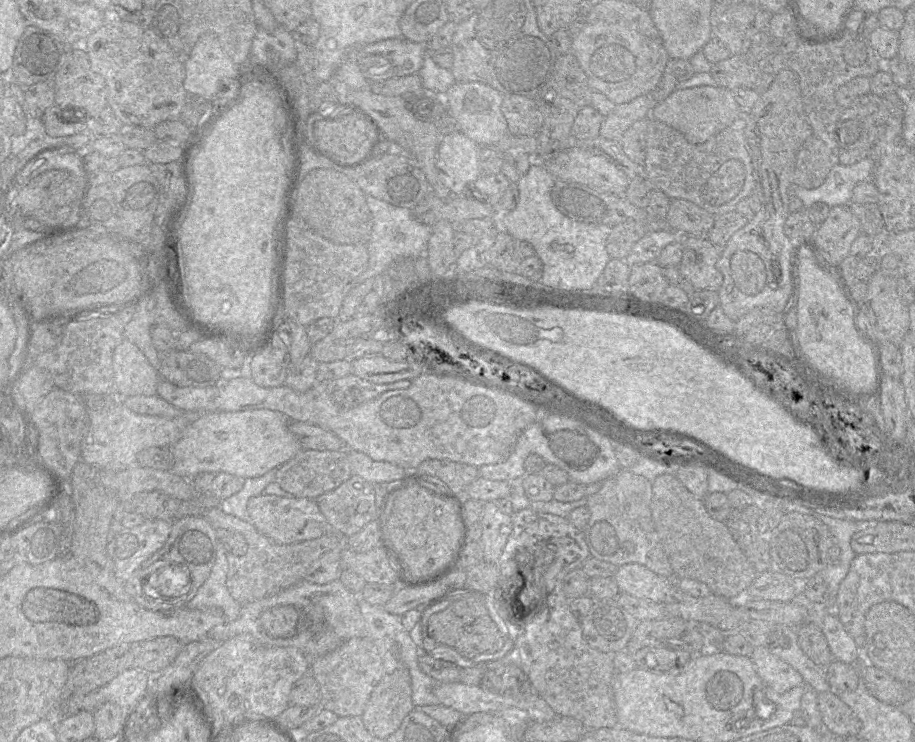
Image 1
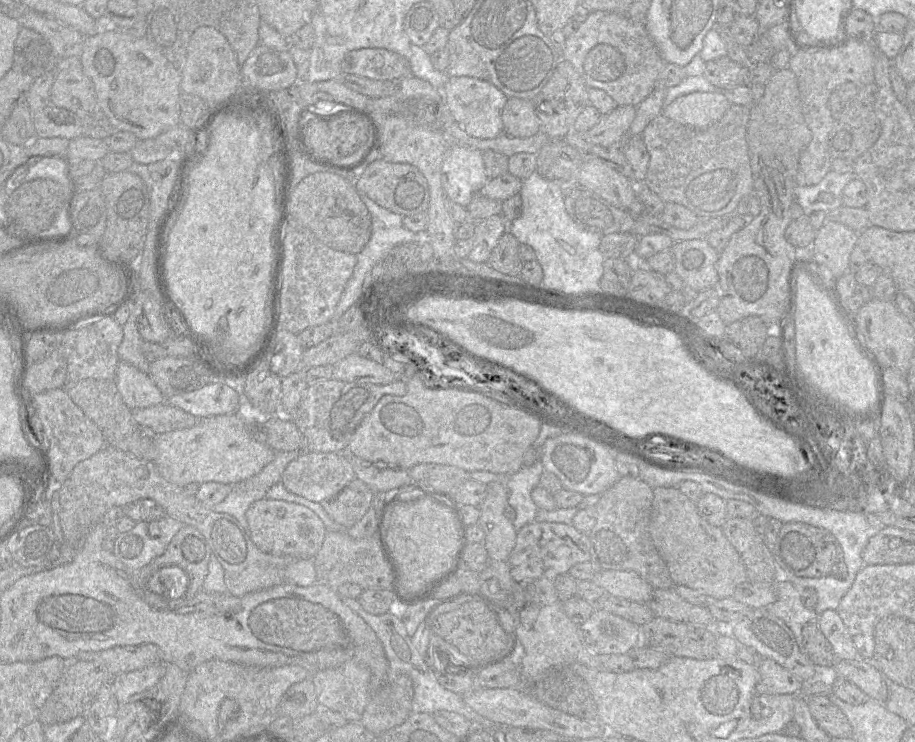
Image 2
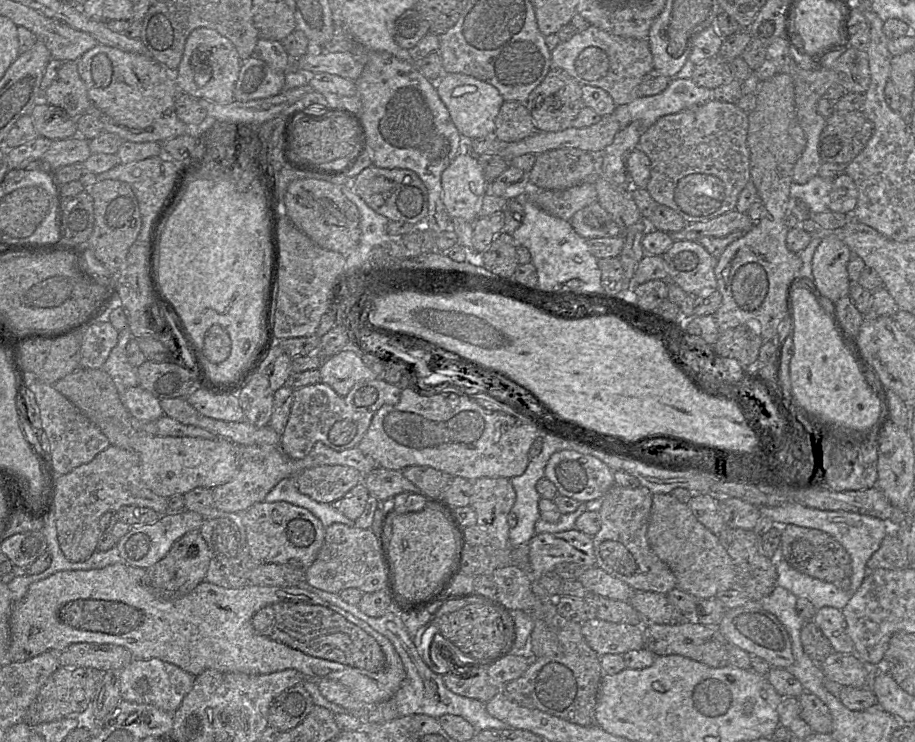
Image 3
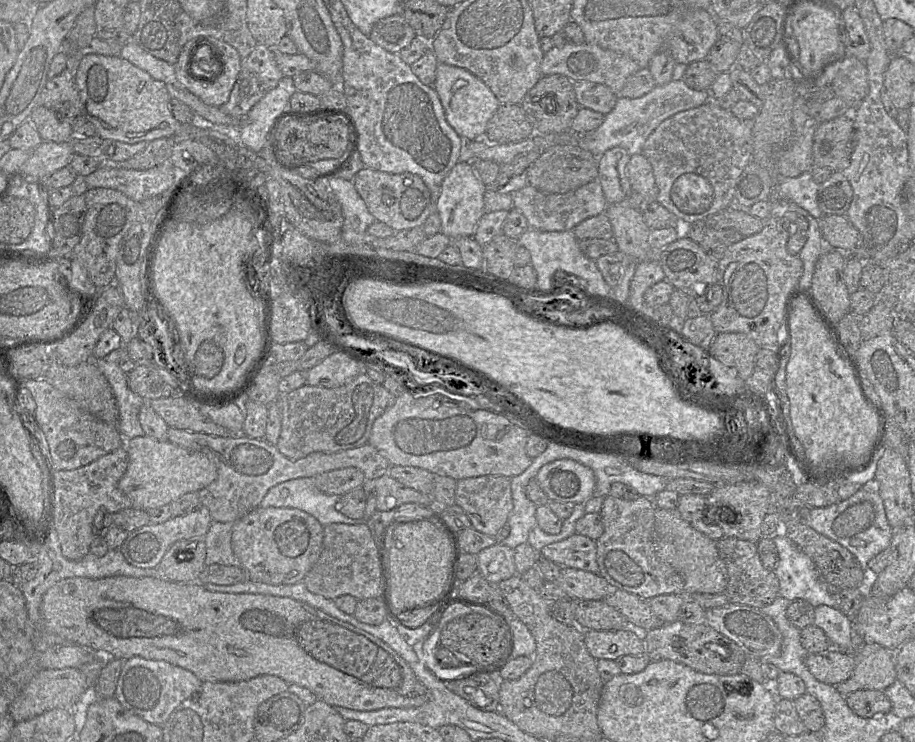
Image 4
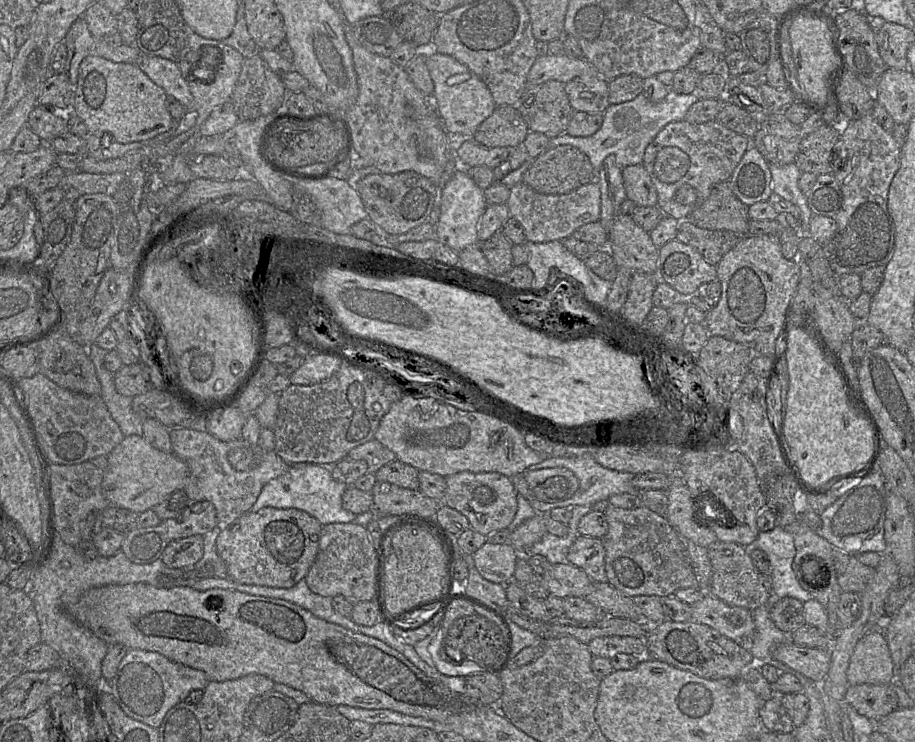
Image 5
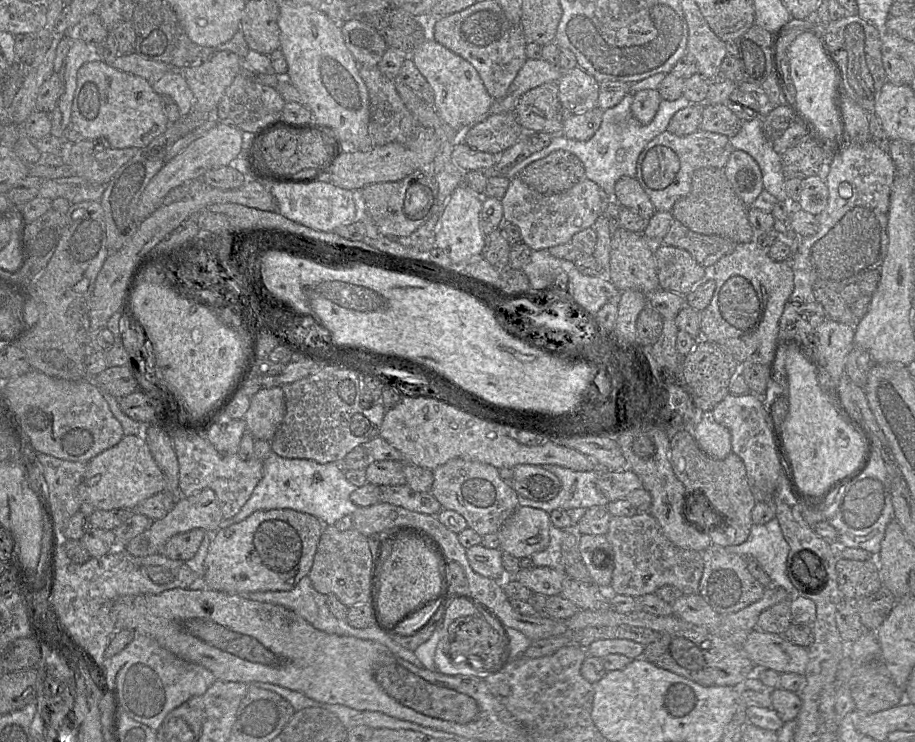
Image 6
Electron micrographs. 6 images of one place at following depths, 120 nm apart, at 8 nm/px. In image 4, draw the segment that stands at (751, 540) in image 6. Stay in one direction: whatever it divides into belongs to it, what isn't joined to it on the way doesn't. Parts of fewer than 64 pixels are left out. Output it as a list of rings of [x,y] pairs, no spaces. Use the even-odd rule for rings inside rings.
[[[777,532],[772,538],[777,549],[777,564],[773,572],[779,582],[779,596],[788,601],[805,600],[814,608],[819,605],[836,607],[836,592],[820,579],[812,560],[784,533]]]

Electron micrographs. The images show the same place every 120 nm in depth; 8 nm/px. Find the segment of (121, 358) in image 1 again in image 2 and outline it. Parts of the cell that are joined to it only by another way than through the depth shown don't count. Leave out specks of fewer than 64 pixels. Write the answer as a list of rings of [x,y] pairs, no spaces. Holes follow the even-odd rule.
[[[119,361],[115,374],[116,387],[130,409],[146,408],[165,401],[162,392],[144,373],[131,364]]]

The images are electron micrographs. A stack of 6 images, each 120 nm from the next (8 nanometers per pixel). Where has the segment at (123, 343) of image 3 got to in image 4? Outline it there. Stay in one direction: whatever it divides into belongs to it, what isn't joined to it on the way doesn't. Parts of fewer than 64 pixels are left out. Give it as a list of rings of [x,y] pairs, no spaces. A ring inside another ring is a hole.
[[[113,350],[106,356],[94,360],[109,382],[119,409],[117,428],[124,439],[143,436],[138,414],[146,400],[135,394],[128,386],[126,373],[118,366],[119,352]]]

